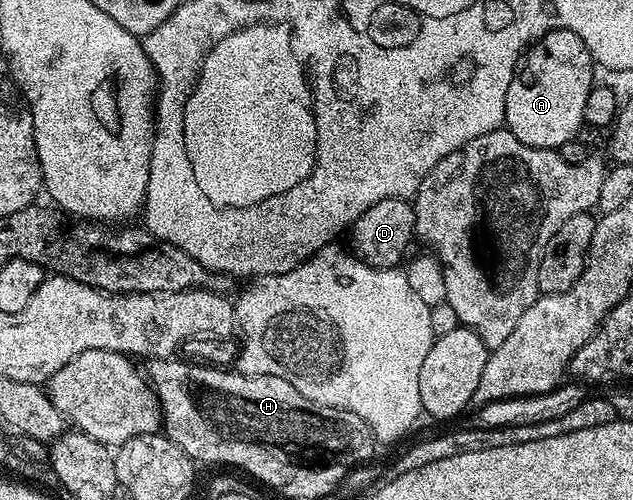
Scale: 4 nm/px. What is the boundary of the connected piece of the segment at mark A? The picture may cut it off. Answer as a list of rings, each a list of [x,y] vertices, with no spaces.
[[[551,30],[544,38],[531,43],[523,51],[523,57],[515,66],[513,80],[509,80],[509,92],[505,96],[505,116],[503,121],[506,129],[521,140],[521,144],[529,144],[542,150],[558,150],[561,144],[574,142],[579,137],[579,130],[585,125],[585,100],[596,81],[596,63],[593,61],[589,48],[585,48],[585,40],[577,36],[577,32],[568,30]]]

